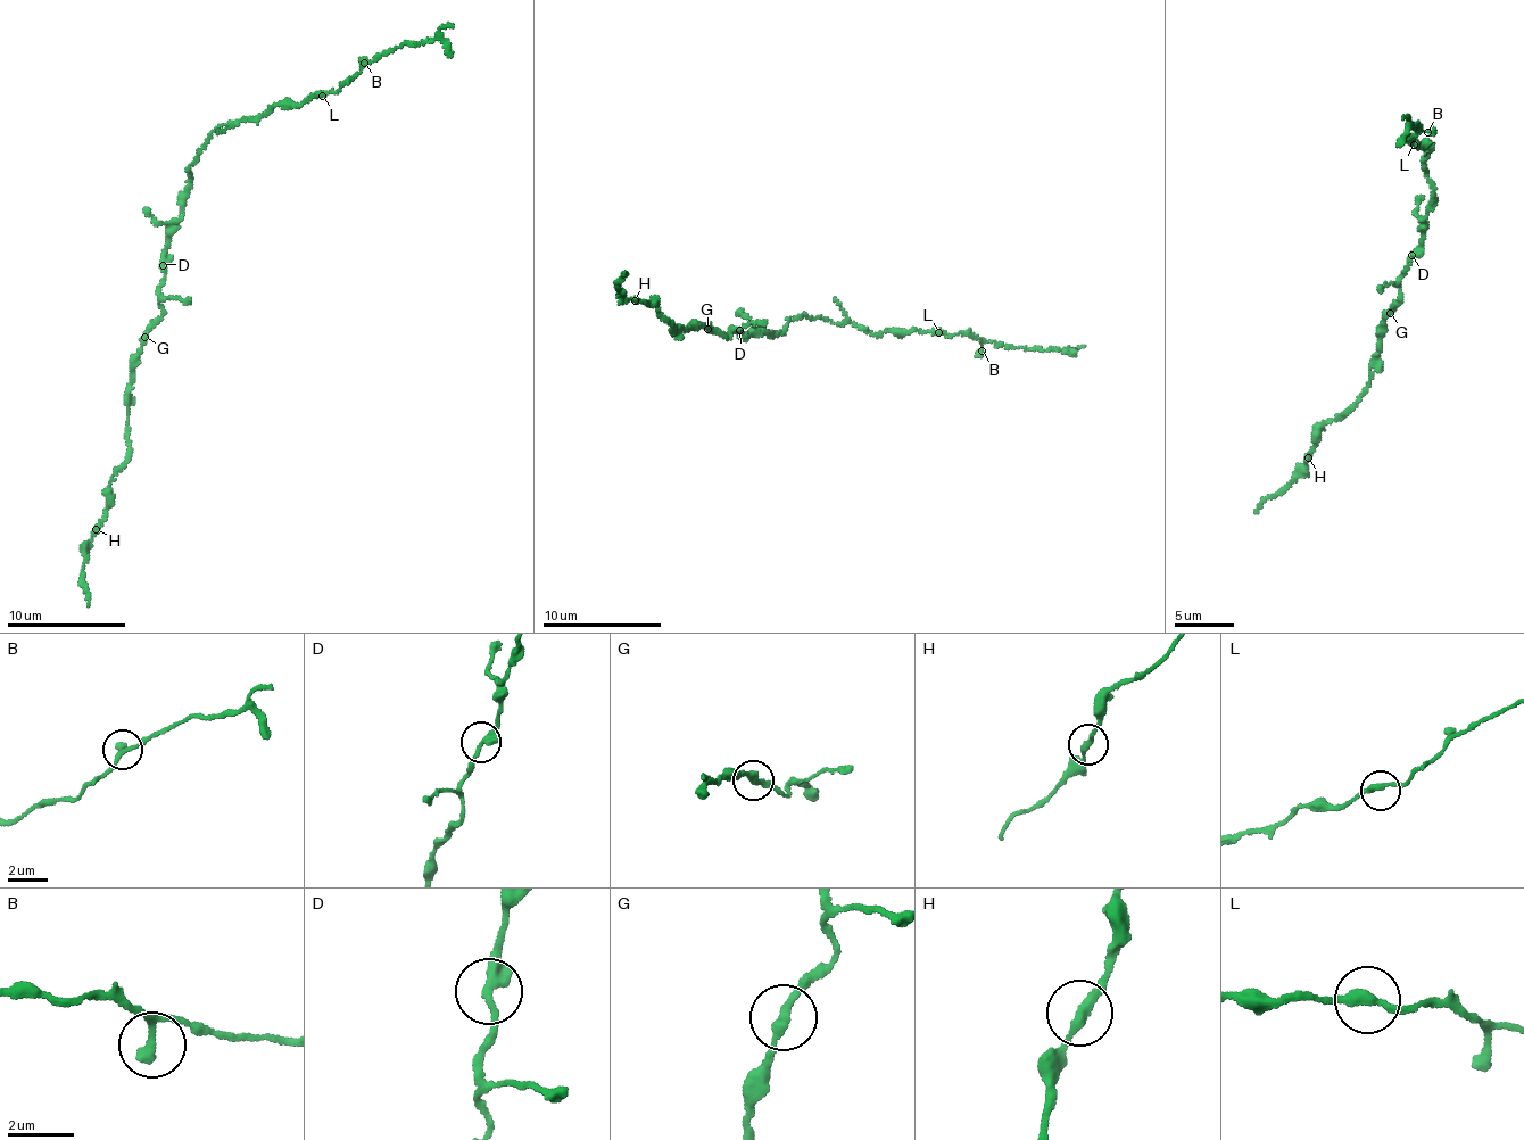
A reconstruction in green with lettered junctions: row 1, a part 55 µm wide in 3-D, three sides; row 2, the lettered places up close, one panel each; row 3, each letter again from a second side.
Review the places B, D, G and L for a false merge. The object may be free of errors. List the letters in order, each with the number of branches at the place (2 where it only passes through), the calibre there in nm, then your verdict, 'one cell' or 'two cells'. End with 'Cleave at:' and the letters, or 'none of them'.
B: 2 branches meet; 280 nm thick; one cell
D: 2 branches meet; 320 nm thick; one cell
G: 2 branches meet; 280 nm thick; two cells
L: 2 branches meet; 260 nm thick; one cell
Cleave at: G

